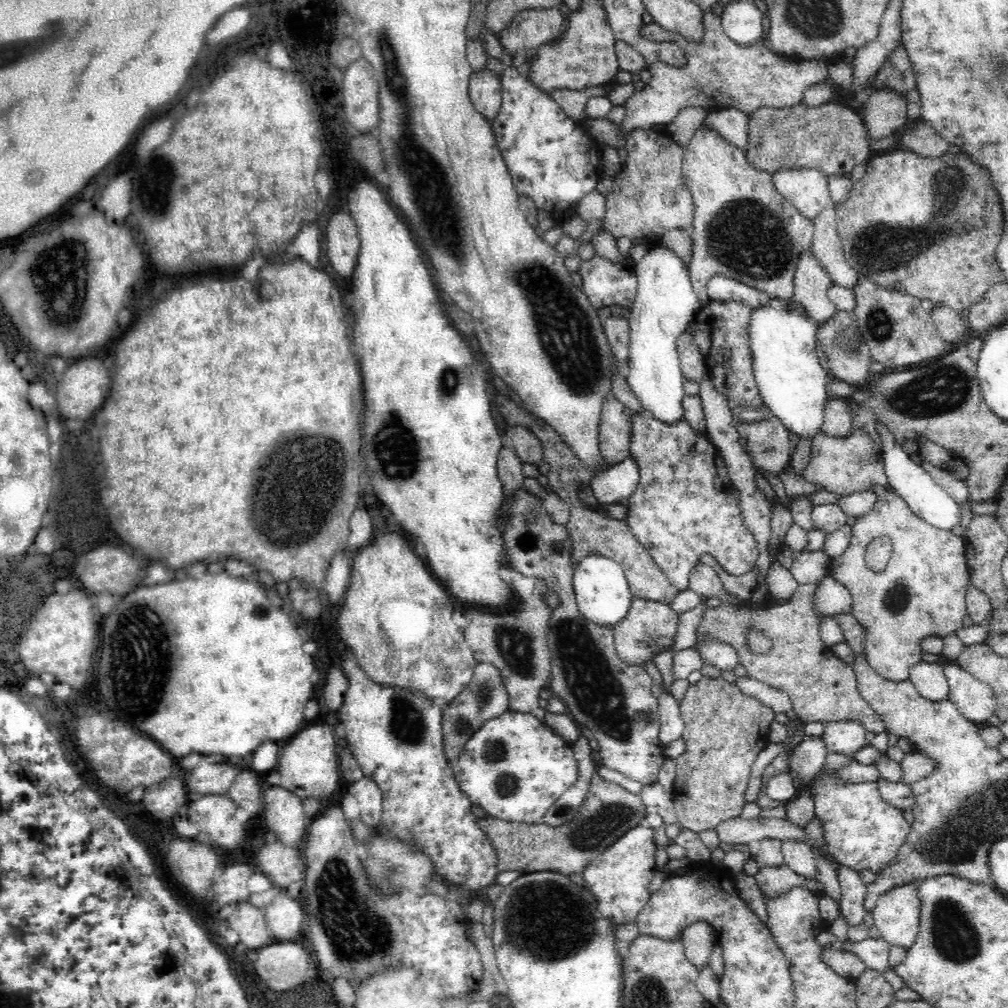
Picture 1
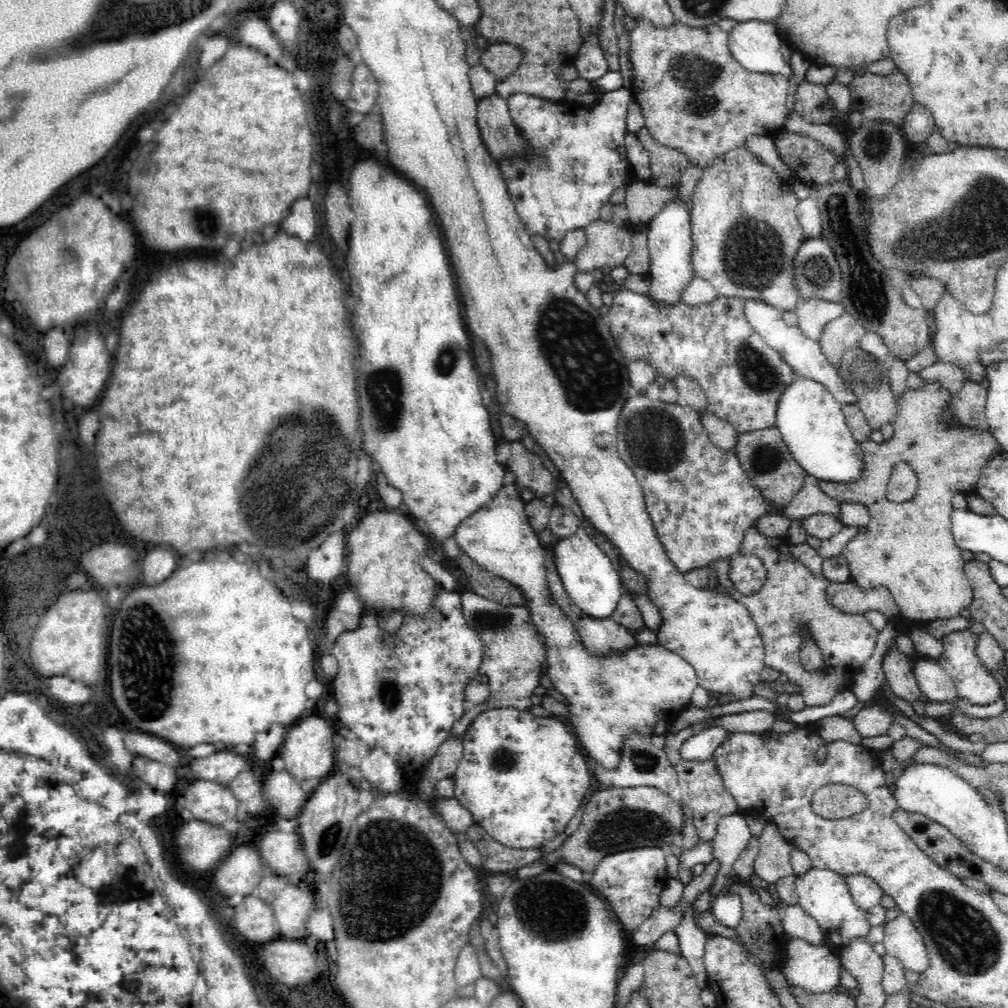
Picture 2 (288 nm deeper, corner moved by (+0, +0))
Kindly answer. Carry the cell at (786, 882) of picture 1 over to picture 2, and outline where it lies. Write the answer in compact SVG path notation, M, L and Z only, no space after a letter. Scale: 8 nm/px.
M788 936L786 956L782 962L782 972L792 986L806 992L834 992L840 986L842 958L828 944L812 946L802 938Z

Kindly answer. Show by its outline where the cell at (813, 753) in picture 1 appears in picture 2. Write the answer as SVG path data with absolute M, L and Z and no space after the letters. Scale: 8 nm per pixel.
M826 716L812 724L812 728L822 736L822 746L834 744L834 742L850 742L850 744L862 744L862 736L856 734L854 720L842 718L842 716Z

